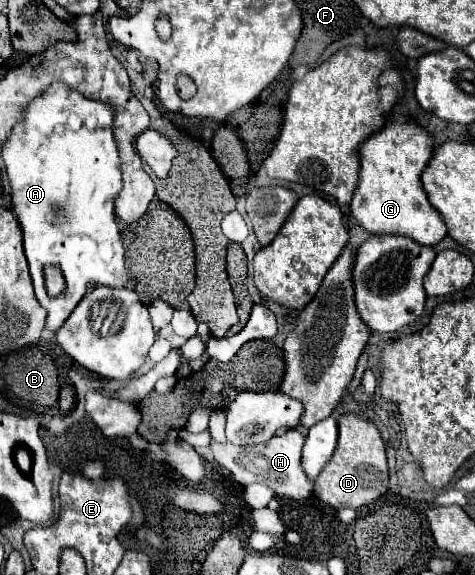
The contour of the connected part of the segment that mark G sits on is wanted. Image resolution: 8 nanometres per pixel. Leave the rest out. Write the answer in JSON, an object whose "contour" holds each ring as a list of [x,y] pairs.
{"contour":[[[397,114],[387,116],[383,128],[371,134],[359,146],[359,182],[351,200],[351,216],[371,234],[401,234],[413,238],[423,246],[433,246],[439,240],[443,240],[447,228],[441,220],[441,214],[429,204],[421,184],[421,174],[431,158],[433,158],[433,138],[421,124],[417,124],[409,116],[405,118]]]}

